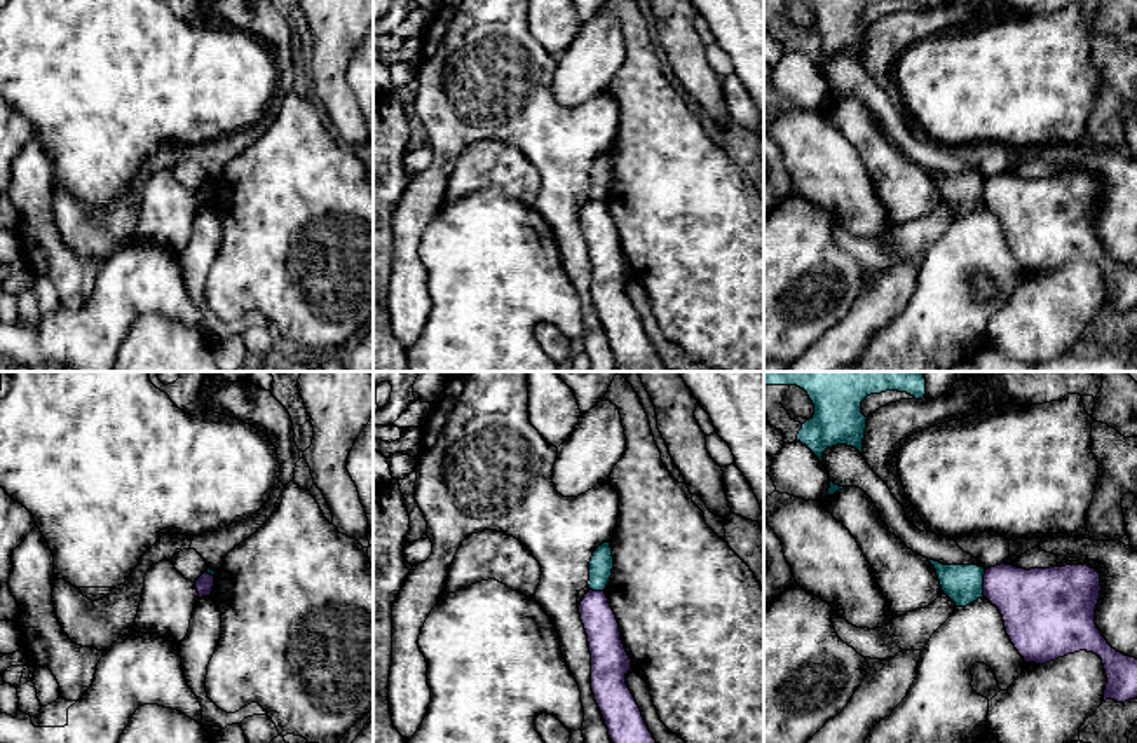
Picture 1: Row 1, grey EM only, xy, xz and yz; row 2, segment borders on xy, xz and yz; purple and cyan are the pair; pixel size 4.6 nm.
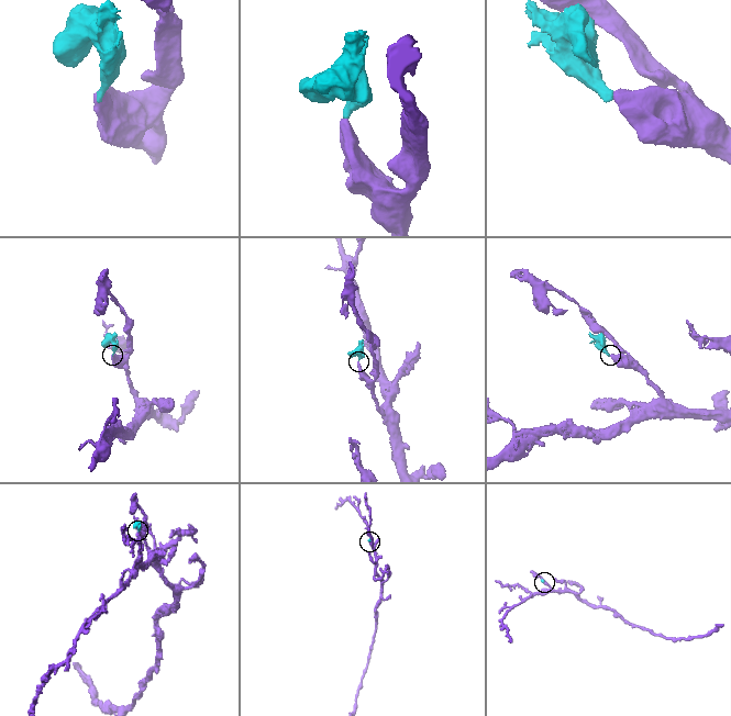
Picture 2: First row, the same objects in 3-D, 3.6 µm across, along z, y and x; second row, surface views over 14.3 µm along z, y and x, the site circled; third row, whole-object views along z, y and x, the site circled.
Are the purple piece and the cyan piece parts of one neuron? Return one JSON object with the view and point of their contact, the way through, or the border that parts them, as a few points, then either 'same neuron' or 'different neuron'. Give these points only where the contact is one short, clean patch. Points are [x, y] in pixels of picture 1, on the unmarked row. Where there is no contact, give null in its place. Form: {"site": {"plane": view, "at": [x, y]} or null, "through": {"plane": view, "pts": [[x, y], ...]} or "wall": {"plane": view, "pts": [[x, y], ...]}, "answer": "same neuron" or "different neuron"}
{"site": {"plane": "yz", "at": [984, 192]}, "wall": {"plane": "yz", "pts": [[986, 180], [982, 204]]}, "answer": "different neuron"}

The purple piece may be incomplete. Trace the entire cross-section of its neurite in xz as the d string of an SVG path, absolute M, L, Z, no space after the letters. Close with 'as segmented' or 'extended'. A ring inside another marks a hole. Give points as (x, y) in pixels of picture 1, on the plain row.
M589 199L579 215L579 223L591 262L591 300L617 372L671 372L659 359L626 293L631 269L605 201Z; as segmented

